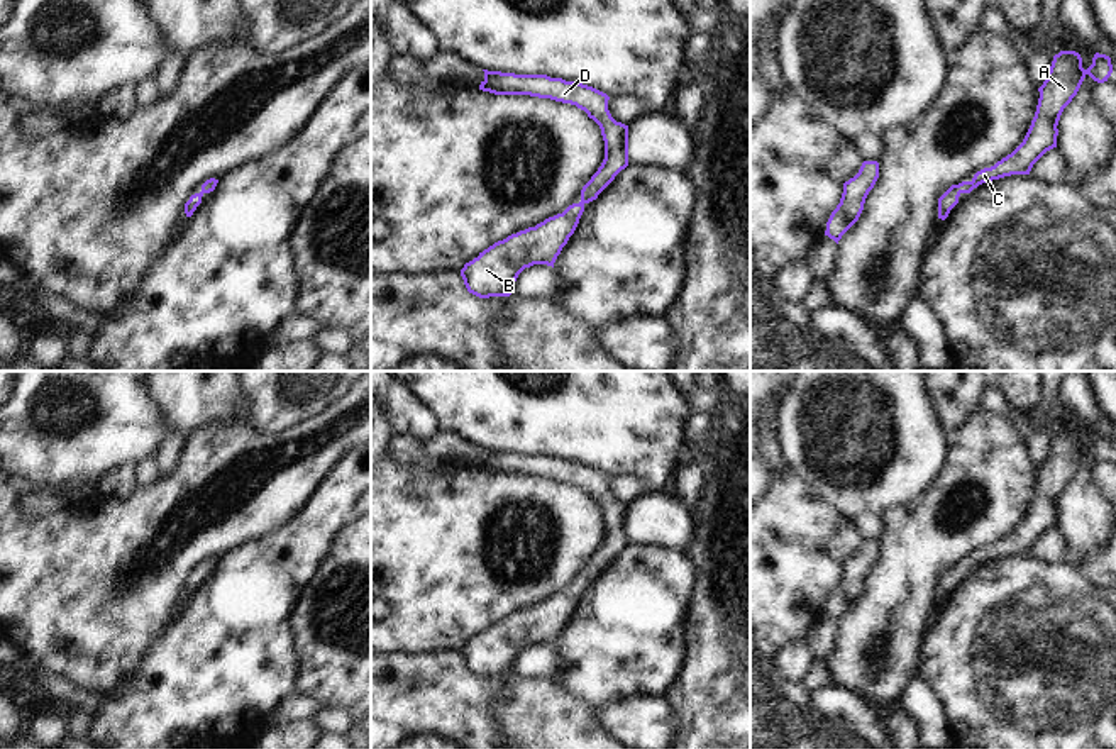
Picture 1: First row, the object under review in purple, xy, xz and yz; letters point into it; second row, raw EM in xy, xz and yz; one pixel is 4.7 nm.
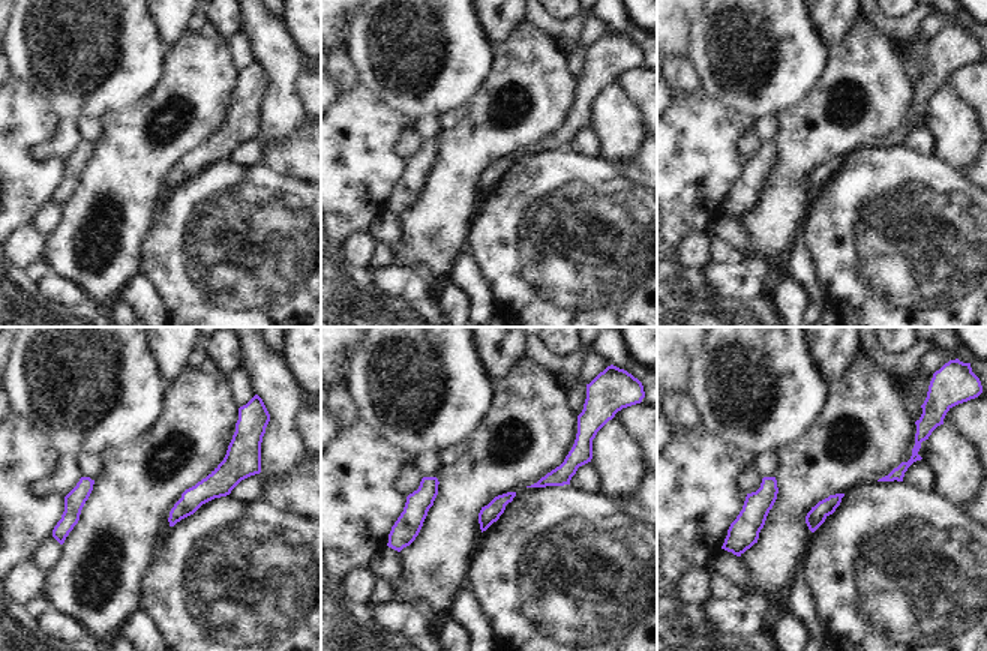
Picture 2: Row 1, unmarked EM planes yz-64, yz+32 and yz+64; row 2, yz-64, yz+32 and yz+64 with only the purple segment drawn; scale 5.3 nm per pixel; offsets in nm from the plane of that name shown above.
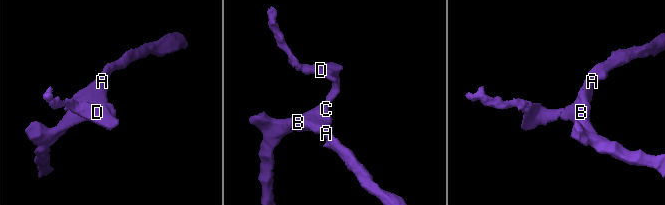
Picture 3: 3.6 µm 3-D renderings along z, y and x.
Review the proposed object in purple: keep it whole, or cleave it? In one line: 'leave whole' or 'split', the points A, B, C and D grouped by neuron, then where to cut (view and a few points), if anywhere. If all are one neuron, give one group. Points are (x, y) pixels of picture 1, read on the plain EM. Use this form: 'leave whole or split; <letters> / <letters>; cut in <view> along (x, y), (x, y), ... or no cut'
leave whole; A B C D; no cut

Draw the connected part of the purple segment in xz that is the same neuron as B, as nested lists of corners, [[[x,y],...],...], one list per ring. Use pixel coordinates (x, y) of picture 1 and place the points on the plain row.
[[[484,451],[479,469],[494,474],[530,474],[576,485],[593,498],[605,520],[605,539],[581,569],[581,581],[562,593],[545,598],[503,620],[494,622],[478,637],[466,642],[461,656],[469,673],[479,678],[510,676],[518,654],[533,644],[554,647],[557,635],[574,613],[584,585],[598,574],[628,546],[628,505],[616,502],[610,490],[610,476],[593,466],[550,458],[547,454],[515,454]]]

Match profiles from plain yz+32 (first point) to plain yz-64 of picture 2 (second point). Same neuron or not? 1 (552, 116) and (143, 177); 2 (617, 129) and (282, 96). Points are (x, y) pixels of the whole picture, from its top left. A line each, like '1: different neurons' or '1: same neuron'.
1: same neuron
2: same neuron

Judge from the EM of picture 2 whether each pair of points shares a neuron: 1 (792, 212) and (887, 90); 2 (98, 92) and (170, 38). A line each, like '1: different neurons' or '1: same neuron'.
1: same neuron
2: different neurons

